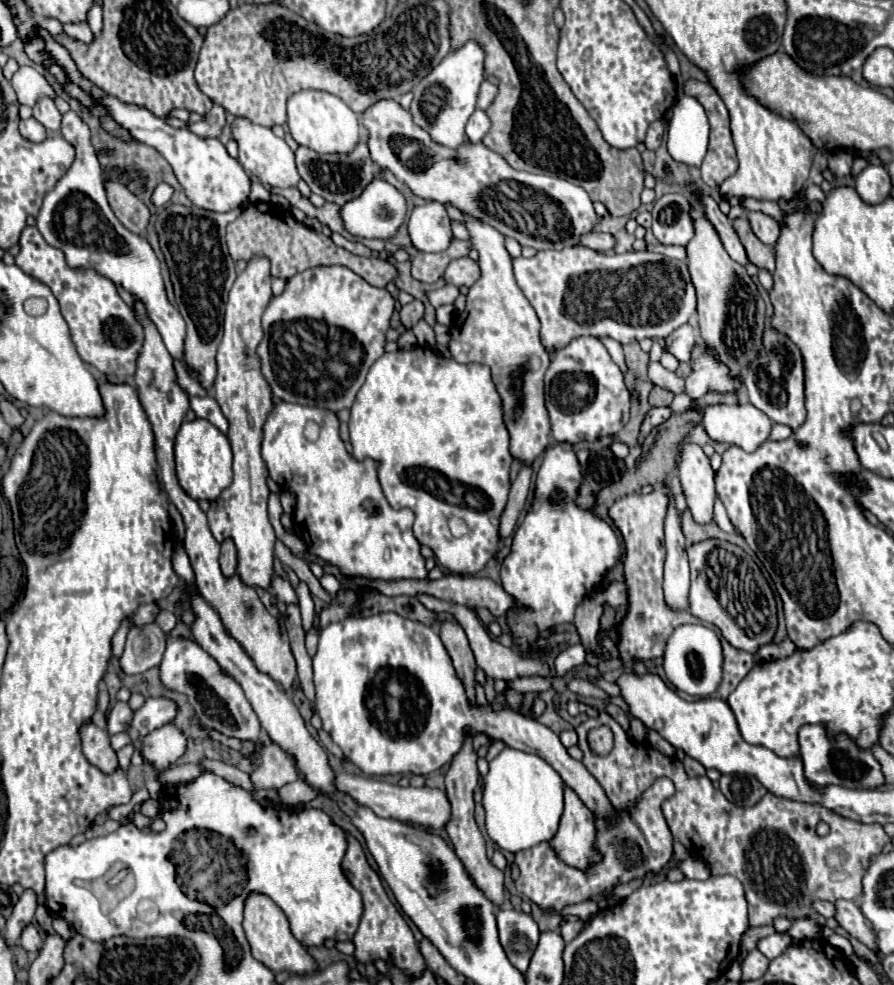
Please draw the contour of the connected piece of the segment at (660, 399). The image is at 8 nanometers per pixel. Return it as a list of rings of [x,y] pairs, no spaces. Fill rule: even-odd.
[[[654,386],[654,390],[650,392],[650,398],[648,398],[648,400],[650,400],[652,406],[670,406],[670,404],[672,404],[672,398],[674,398],[672,392]]]

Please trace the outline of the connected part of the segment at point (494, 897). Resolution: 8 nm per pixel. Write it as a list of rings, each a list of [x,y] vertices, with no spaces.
[[[468,738],[464,742],[464,748],[456,754],[456,760],[452,760],[450,770],[446,774],[446,794],[452,806],[452,816],[446,824],[446,832],[454,844],[454,850],[458,854],[458,858],[462,860],[466,872],[470,874],[470,878],[474,880],[474,884],[496,904],[502,904],[502,888],[504,888],[504,872],[498,870],[486,856],[486,842],[484,836],[480,834],[476,820],[474,820],[474,800],[472,800],[472,792],[478,784],[478,770],[476,770],[476,754],[472,750],[472,738]]]

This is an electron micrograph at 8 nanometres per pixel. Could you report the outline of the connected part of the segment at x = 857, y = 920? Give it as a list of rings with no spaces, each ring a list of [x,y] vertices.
[[[836,900],[836,922],[854,938],[858,938],[862,944],[868,948],[876,950],[876,936],[874,932],[866,926],[866,918],[860,912],[860,908],[852,900]]]

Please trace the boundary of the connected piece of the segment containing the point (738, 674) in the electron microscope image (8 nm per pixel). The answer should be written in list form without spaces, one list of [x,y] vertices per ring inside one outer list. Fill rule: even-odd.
[[[722,640],[722,656],[724,656],[724,664],[722,664],[722,682],[718,686],[718,690],[712,694],[714,698],[726,700],[728,694],[738,686],[738,682],[754,668],[762,662],[762,658],[748,654],[748,652],[740,652],[738,648],[732,648],[726,640]]]

